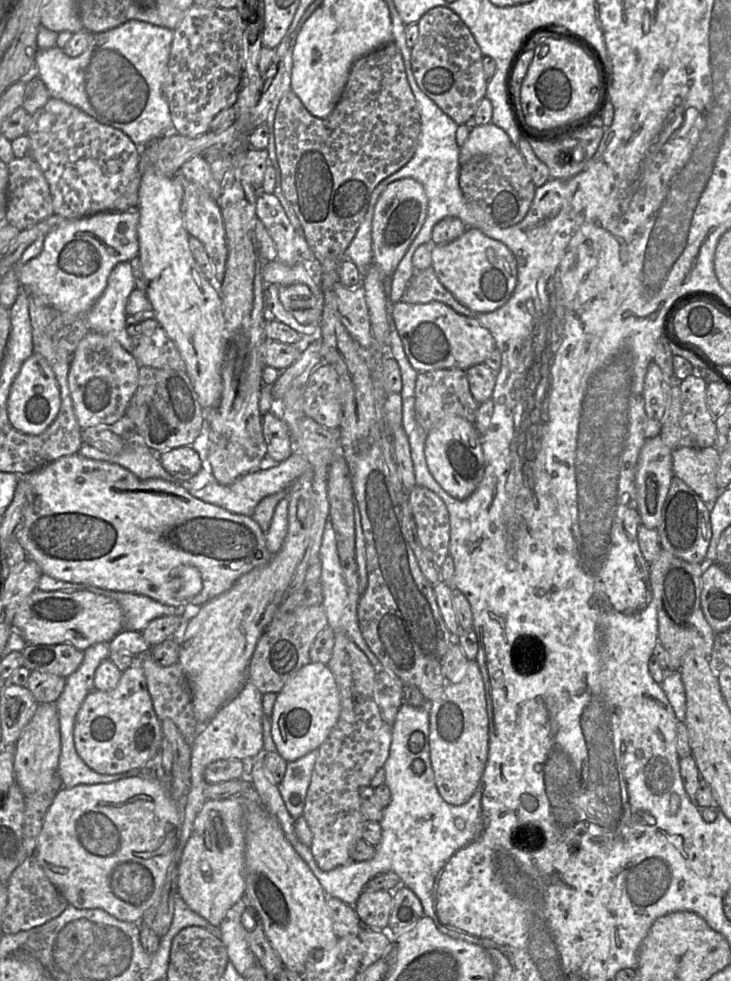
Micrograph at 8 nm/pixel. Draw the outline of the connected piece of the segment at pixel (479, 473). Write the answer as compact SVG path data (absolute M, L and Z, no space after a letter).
M461 417L448 418L431 430L425 440L424 453L432 476L450 496L456 499L468 498L484 477L485 462L481 435L474 424Z

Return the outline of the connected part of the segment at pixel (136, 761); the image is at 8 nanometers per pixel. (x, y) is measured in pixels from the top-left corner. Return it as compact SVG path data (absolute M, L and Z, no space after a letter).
M138 663L122 672L114 689L89 693L74 726L78 755L91 769L105 775L141 768L156 754L163 738L161 720L154 710L143 669Z

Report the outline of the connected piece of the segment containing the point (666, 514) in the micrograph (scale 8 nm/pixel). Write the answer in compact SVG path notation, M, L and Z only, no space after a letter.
M673 477L657 527L661 548L689 563L702 564L712 532L706 503L683 480Z

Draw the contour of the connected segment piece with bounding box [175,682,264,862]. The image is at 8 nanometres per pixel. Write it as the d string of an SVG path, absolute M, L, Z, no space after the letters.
M246 682L237 695L223 706L208 725L201 731L192 744L191 786L184 807L180 840L175 854L179 862L184 847L192 831L194 821L207 801L205 789L208 785L204 778L206 767L222 759L253 759L264 747L263 741L263 694L250 682Z

